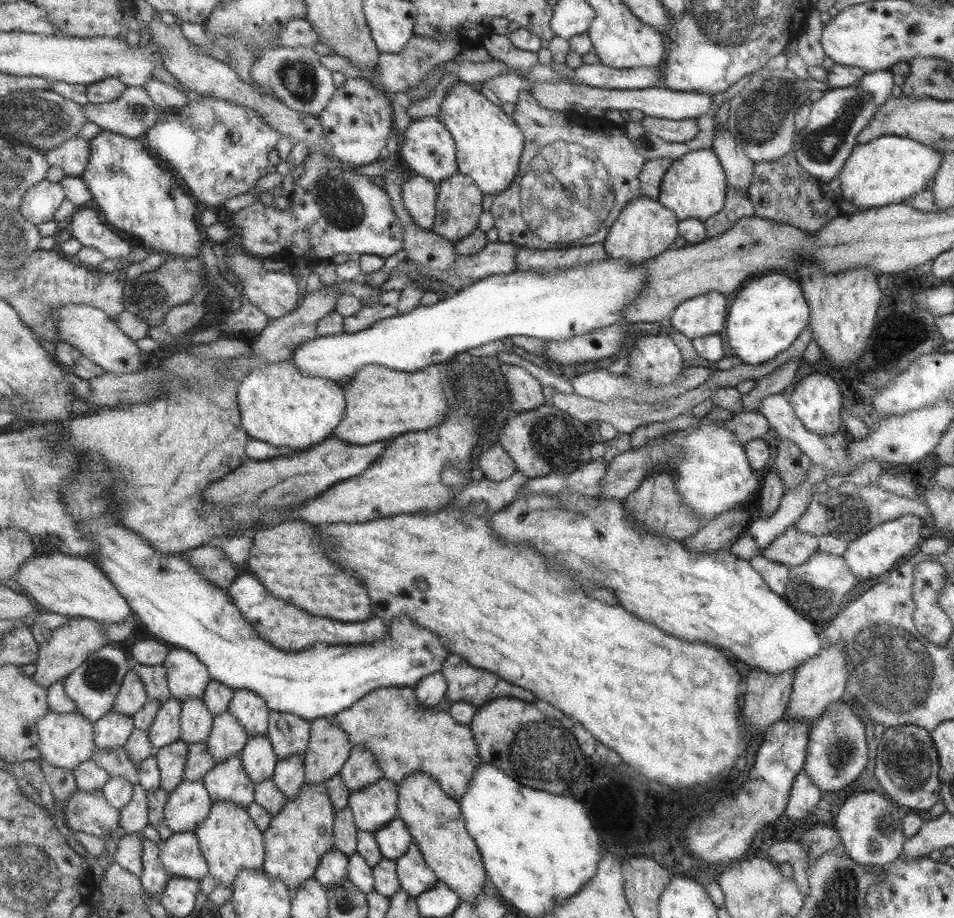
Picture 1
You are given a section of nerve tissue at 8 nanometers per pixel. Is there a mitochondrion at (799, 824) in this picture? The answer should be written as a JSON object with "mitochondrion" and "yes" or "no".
{"mitochondrion":"no"}

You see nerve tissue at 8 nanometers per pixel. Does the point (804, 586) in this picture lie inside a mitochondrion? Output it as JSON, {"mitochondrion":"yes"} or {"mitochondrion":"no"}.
{"mitochondrion":"yes"}

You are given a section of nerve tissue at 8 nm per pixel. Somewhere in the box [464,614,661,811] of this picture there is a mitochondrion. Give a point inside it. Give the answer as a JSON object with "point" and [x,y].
{"point":[539,751]}

